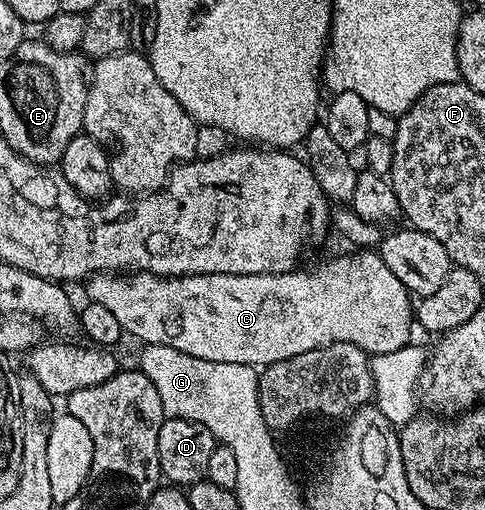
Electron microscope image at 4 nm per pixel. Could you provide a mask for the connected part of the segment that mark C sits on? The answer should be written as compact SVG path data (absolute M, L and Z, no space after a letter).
M349 250L346 256L337 256L334 260L326 262L322 268L314 272L272 272L271 274L195 274L194 276L153 276L150 272L135 272L128 276L125 274L94 274L84 281L83 287L89 295L88 299L99 306L107 306L112 316L116 318L122 333L134 336L141 340L142 345L158 344L159 346L171 346L175 350L183 350L183 354L191 354L191 358L203 358L207 362L239 362L240 364L251 364L254 366L266 366L283 361L283 359L294 358L297 354L304 354L316 347L331 346L332 343L351 343L359 350L368 353L370 357L385 355L391 351L399 350L408 345L413 328L415 329L415 300L408 290L387 270L387 262L383 262L380 251L377 250Z

